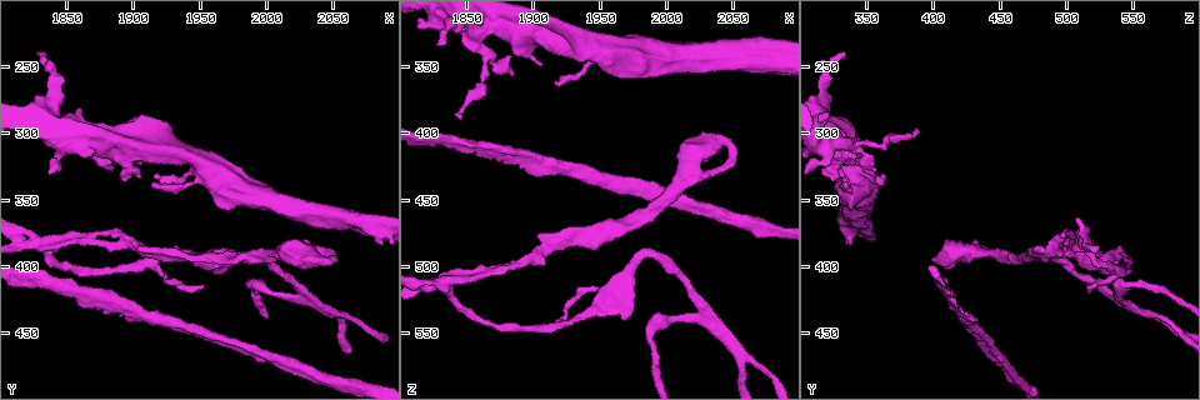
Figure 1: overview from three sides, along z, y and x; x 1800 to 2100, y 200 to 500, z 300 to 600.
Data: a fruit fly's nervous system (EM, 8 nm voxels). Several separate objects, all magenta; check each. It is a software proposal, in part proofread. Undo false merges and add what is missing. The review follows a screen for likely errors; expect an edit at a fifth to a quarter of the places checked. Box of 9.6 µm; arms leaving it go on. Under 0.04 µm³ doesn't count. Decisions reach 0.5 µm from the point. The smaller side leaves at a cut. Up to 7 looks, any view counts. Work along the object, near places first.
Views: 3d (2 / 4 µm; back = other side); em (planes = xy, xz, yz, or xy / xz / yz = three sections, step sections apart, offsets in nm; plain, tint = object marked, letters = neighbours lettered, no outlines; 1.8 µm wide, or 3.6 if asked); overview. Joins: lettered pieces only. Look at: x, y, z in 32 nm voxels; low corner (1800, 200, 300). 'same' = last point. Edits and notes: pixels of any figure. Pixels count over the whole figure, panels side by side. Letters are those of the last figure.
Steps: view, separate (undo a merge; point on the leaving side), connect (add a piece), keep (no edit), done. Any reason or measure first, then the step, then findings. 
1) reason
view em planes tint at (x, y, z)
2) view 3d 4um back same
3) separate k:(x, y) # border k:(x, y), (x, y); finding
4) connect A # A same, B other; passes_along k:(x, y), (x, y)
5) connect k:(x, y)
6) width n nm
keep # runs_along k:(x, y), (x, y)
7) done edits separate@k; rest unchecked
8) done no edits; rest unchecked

free end
view 3d 2um at (1846, 298, 388)

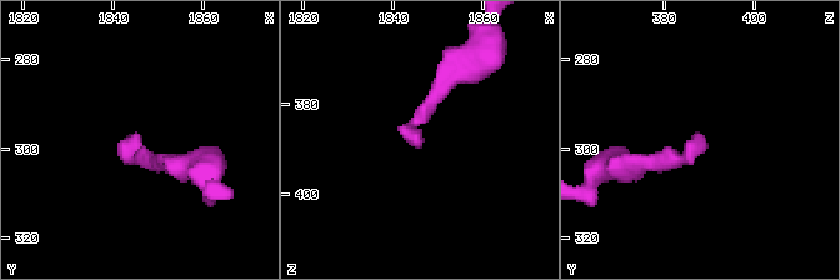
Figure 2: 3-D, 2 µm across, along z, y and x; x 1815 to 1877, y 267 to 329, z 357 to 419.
view em xy step 16 letters at (1846, 299, 389)

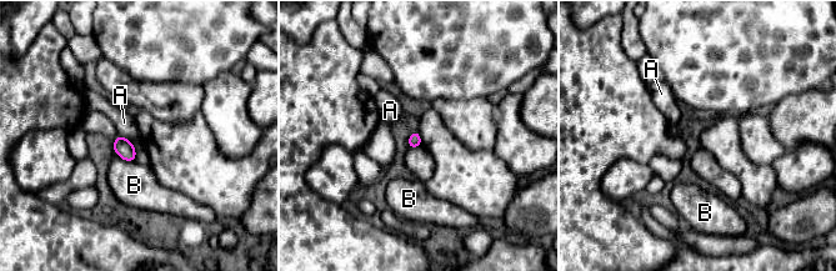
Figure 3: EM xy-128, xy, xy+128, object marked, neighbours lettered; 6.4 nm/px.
keep # A other, B other; border 3:(118, 134), (128, 139), (135, 151); no lettered piece goes on from it

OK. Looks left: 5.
free end
view 3d 4um at (1858, 426, 416)

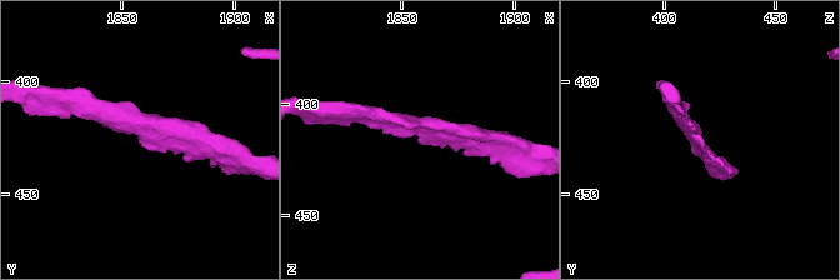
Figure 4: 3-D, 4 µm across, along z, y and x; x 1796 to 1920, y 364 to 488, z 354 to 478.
view em planes letters at (1857, 426, 419)

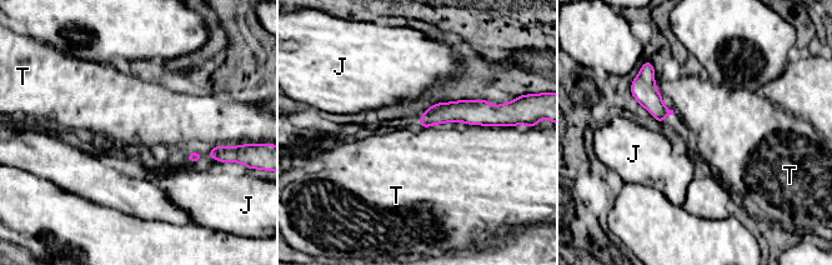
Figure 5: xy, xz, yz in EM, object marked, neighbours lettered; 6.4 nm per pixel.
keep # J other, T other; runs_along 5:(491, 120), (439, 113), (422, 123); no lettered piece goes on from it

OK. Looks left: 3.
free end
view em 3.6um planes tint at (1904, 386, 478)

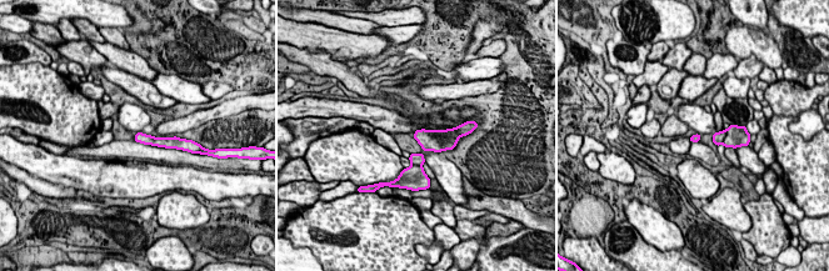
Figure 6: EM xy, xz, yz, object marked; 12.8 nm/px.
see the neighbours
view em 3.6um planes letters same

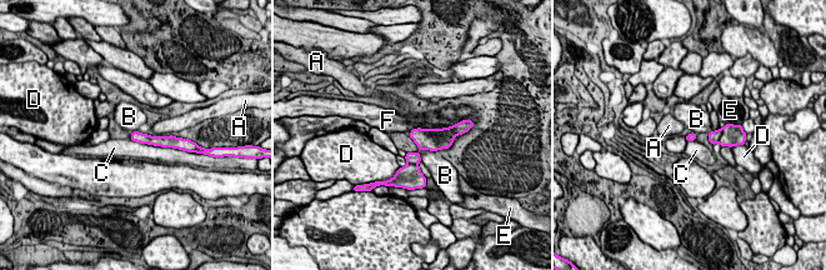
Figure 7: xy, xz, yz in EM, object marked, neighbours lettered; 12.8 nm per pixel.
keep # A other, B other, C other, D other, E other, F other; runs_along 7:(449, 135), (430, 139), (403, 170); no lettered piece goes on from it

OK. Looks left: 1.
done no edits; rest unchecked

